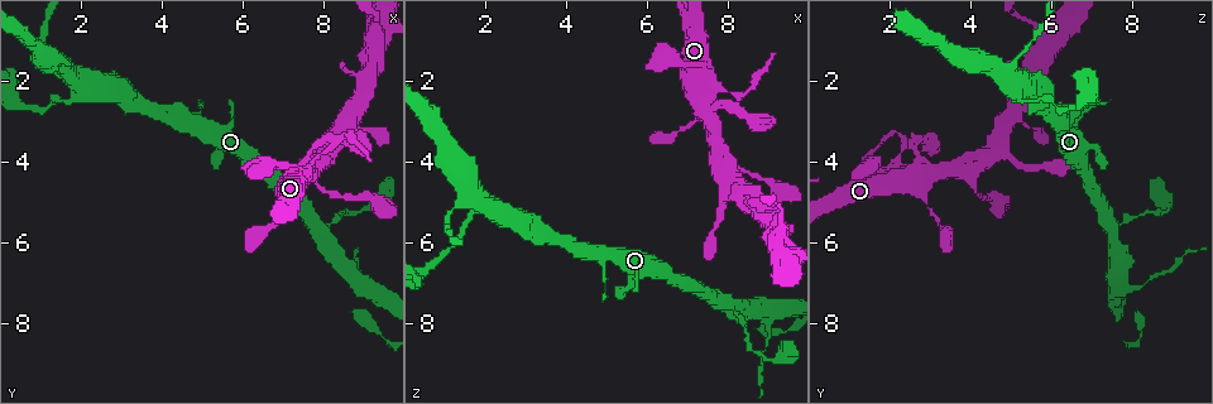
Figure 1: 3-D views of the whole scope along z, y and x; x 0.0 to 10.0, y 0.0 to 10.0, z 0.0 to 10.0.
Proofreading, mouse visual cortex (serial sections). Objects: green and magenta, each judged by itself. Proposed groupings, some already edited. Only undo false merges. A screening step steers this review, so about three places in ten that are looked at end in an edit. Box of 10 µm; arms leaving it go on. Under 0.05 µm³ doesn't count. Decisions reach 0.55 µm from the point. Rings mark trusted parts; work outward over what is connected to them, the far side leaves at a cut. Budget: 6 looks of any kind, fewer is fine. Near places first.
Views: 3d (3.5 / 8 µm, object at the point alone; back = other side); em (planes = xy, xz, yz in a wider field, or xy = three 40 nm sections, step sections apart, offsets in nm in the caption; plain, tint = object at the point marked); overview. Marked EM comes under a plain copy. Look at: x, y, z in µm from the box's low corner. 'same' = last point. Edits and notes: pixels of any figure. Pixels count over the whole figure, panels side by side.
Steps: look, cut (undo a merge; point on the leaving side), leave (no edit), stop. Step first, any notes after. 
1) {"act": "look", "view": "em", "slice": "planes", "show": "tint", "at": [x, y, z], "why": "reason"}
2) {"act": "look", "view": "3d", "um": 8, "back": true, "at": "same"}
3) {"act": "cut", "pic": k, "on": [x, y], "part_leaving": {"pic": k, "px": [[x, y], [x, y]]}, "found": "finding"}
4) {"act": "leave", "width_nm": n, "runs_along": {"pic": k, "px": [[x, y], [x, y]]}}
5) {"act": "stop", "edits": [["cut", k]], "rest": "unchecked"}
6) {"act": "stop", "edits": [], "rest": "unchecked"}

{"act": "look", "view": "3d", "um": 3.5, "at": [9.35, 0.85, 5.75], "why": "two arms in line, one across"}

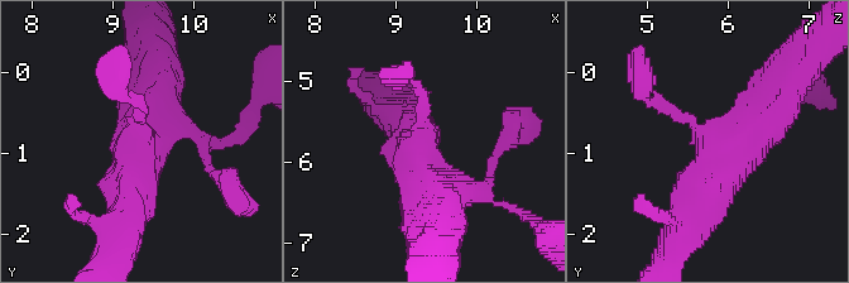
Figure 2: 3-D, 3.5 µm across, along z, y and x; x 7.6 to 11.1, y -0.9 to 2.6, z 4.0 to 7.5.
{"act": "look", "view": "em", "slice": "xy", "step": 3, "show": "tint", "at": [9.35, 0.80, 5.80]}

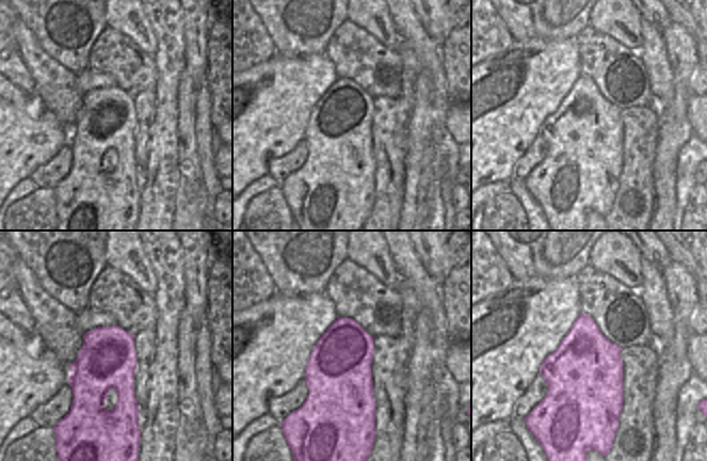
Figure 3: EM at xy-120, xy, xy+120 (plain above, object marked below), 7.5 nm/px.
{"act": "leave", "arms": 3, "runs_along": {"pic": 2, "px": [[687, 230], [777, 90]]}, "found": "one cell here"}

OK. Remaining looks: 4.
{"act": "look", "view": "3d", "um": 3.5, "at": [2.10, 2.25, 5.10], "why": "sharp bend"}

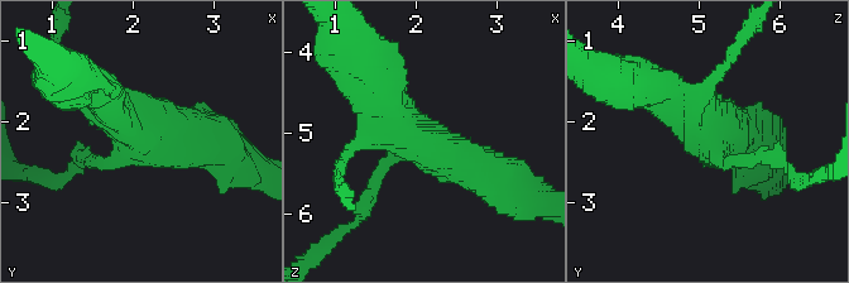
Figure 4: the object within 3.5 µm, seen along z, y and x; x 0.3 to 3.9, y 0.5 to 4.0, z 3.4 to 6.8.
{"act": "leave", "arm_widths_nm": [150, 250, 500, 500], "runs_along": {"pic": 4, "px": [[497, 177], [427, 148], [377, 90]]}, "found": "one cell here"}

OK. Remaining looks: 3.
{"act": "look", "view": "3d", "um": 8, "at": [8.95, 7.10, 7.75], "why": "sudden change in width"}

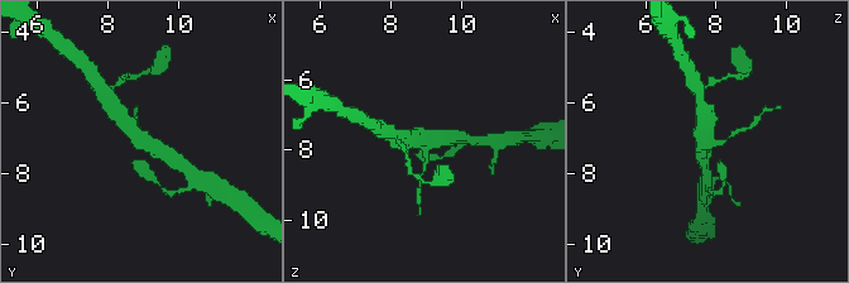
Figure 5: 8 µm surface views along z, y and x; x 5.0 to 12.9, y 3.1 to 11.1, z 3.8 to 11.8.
{"act": "look", "view": "3d", "um": 3.5, "at": "same", "why": "zoom in"}

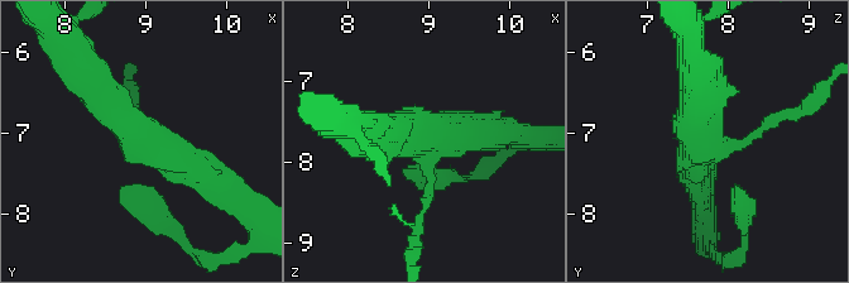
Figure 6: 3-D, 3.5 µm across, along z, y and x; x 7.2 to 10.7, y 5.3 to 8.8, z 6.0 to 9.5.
{"act": "cut", "pic": 6, "on": [776, 116], "found": "a second cell is stuck on"}

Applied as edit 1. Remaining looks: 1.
{"act": "stop", "edits": [["cut", 6]], "rest": "unchecked"}

